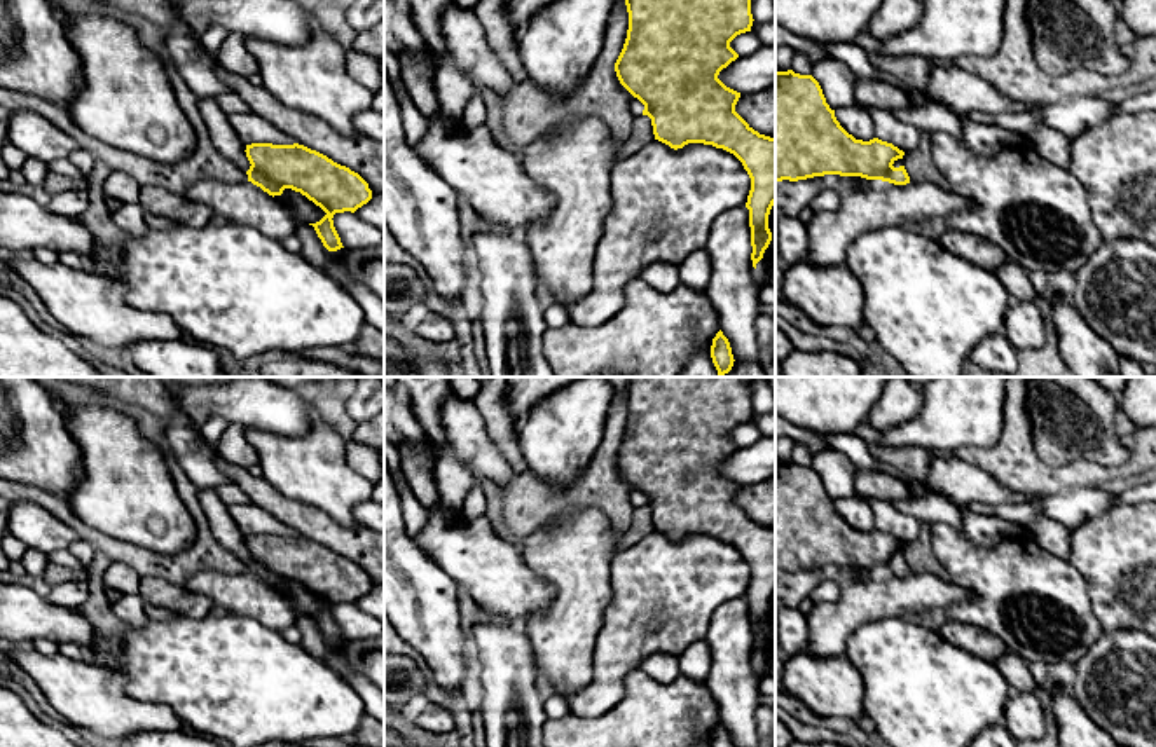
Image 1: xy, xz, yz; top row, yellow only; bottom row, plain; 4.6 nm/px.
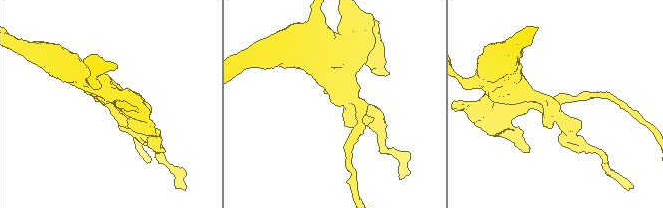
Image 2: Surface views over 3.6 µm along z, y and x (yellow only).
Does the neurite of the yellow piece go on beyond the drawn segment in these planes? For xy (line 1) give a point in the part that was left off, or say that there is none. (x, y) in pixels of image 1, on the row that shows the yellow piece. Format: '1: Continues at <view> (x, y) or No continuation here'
1: No continuation here

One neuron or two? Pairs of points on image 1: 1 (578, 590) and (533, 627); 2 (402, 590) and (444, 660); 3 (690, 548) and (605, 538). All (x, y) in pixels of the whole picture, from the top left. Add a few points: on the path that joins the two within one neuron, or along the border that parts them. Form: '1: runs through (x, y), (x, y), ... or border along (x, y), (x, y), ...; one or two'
1: runs through (568, 603), (545, 625); one
2: runs through (418, 608), (442, 643); one
3: border along (617, 550), (612, 561), (612, 590); two

